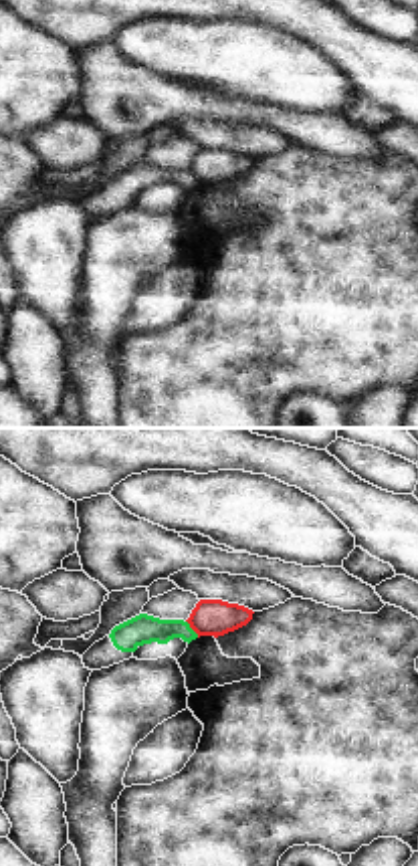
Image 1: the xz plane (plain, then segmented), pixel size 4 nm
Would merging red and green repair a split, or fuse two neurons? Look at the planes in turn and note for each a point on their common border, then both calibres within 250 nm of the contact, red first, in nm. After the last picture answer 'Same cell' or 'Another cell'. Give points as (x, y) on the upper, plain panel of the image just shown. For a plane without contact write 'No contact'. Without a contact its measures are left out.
Touches red at (190, 174). Thickness 140 nm (red) against 120 nm.

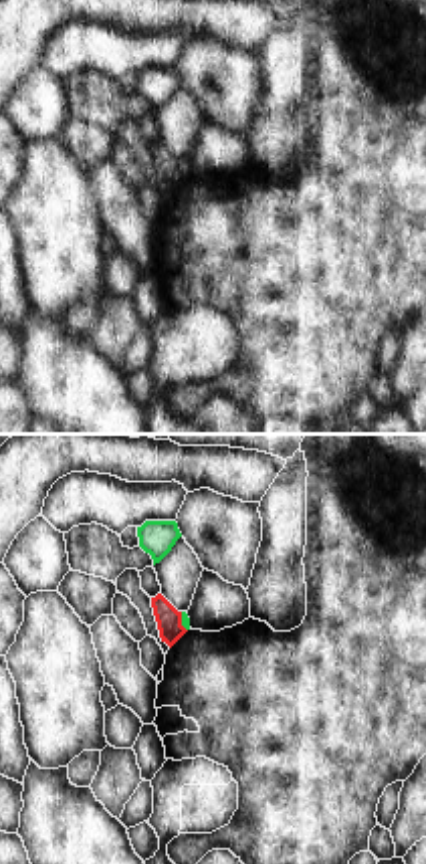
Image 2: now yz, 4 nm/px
Touches red at (180, 170). Thickness 100 nm (red) against 30 nm.

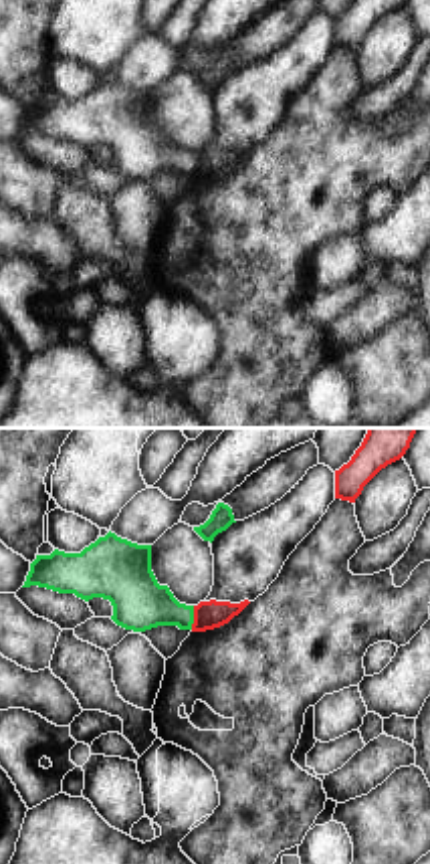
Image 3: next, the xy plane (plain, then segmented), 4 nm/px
Touches red at (194, 166). Thickness 110 nm (red) against 220 nm.

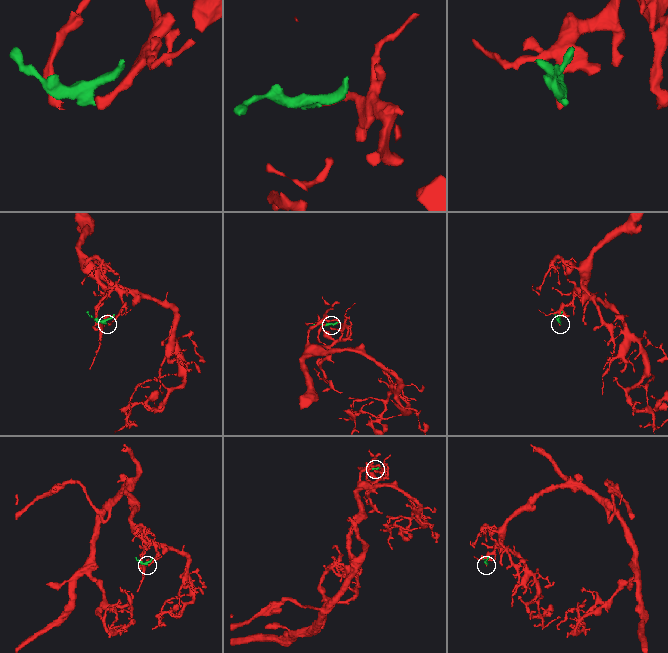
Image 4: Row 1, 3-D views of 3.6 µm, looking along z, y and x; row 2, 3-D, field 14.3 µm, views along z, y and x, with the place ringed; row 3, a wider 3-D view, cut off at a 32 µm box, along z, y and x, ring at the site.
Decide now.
Another cell.

